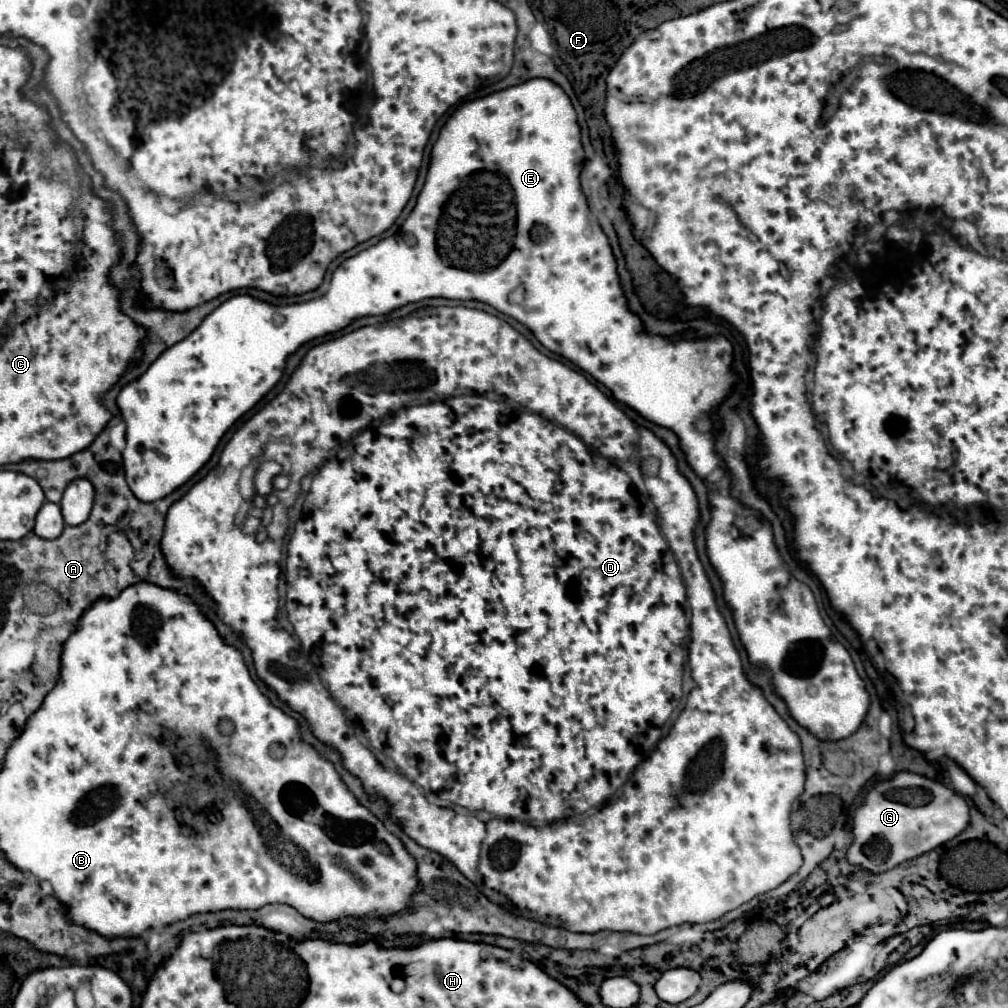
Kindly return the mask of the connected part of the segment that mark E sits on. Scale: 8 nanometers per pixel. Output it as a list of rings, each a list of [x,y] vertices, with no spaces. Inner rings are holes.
[[[532,78],[526,80],[522,84],[510,86],[506,90],[494,92],[490,96],[472,100],[464,106],[460,106],[444,124],[440,138],[436,140],[432,154],[430,154],[430,166],[428,166],[428,174],[426,174],[426,182],[424,188],[418,196],[418,202],[412,210],[412,214],[406,218],[406,222],[400,226],[398,236],[390,236],[380,240],[378,244],[362,250],[360,254],[344,260],[332,274],[330,280],[330,288],[324,296],[320,296],[318,300],[310,300],[310,302],[300,302],[300,304],[290,304],[290,306],[270,306],[266,302],[260,302],[252,296],[234,296],[230,300],[226,300],[224,304],[220,304],[212,314],[208,314],[204,318],[204,322],[184,340],[176,342],[174,346],[166,348],[150,366],[148,370],[138,378],[128,382],[120,394],[118,394],[118,408],[120,414],[126,422],[126,448],[122,450],[122,460],[124,460],[124,472],[126,472],[126,482],[130,486],[130,490],[134,492],[134,496],[138,496],[138,500],[142,502],[156,502],[164,496],[168,496],[170,492],[174,492],[176,488],[187,482],[210,460],[212,452],[216,450],[220,438],[224,436],[224,432],[240,418],[244,416],[266,392],[270,392],[276,382],[282,376],[282,370],[286,366],[286,358],[296,352],[302,344],[332,334],[336,330],[342,330],[344,326],[348,326],[354,318],[360,316],[380,316],[380,314],[388,314],[404,304],[410,302],[418,302],[424,298],[450,298],[450,300],[480,300],[490,304],[492,308],[496,308],[498,312],[508,314],[510,318],[516,318],[520,324],[528,326],[534,336],[538,338],[538,342],[542,346],[546,346],[550,352],[564,356],[566,360],[570,360],[572,364],[576,364],[578,368],[582,368],[584,372],[588,372],[592,378],[596,378],[600,384],[604,384],[618,402],[628,404],[630,408],[634,408],[636,412],[640,412],[646,420],[670,428],[676,432],[676,436],[680,438],[680,446],[688,456],[688,464],[692,466],[692,470],[706,480],[716,468],[722,468],[722,458],[716,454],[714,450],[714,436],[716,432],[722,430],[722,422],[714,420],[714,432],[700,432],[694,422],[698,420],[710,420],[716,410],[718,404],[722,404],[734,384],[738,382],[738,376],[734,374],[734,370],[730,368],[734,362],[734,354],[732,354],[732,344],[724,338],[724,336],[708,336],[708,338],[694,338],[694,340],[686,340],[684,336],[660,336],[660,334],[648,334],[644,330],[644,322],[640,320],[638,314],[634,314],[628,308],[628,298],[624,296],[624,288],[622,288],[622,280],[618,276],[618,264],[610,246],[608,236],[604,234],[602,226],[598,222],[590,222],[588,214],[588,202],[586,196],[582,192],[580,186],[580,170],[584,164],[584,148],[580,142],[580,126],[578,126],[578,116],[576,110],[568,98],[568,94],[552,80],[548,78]]]

